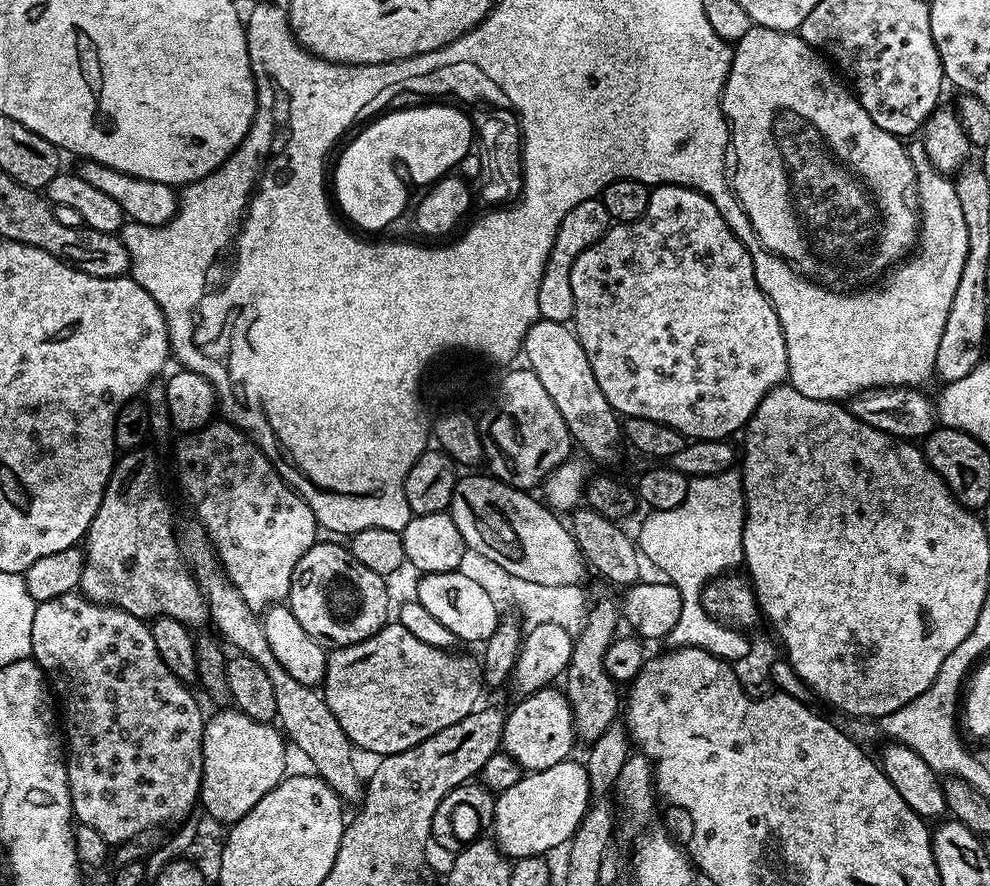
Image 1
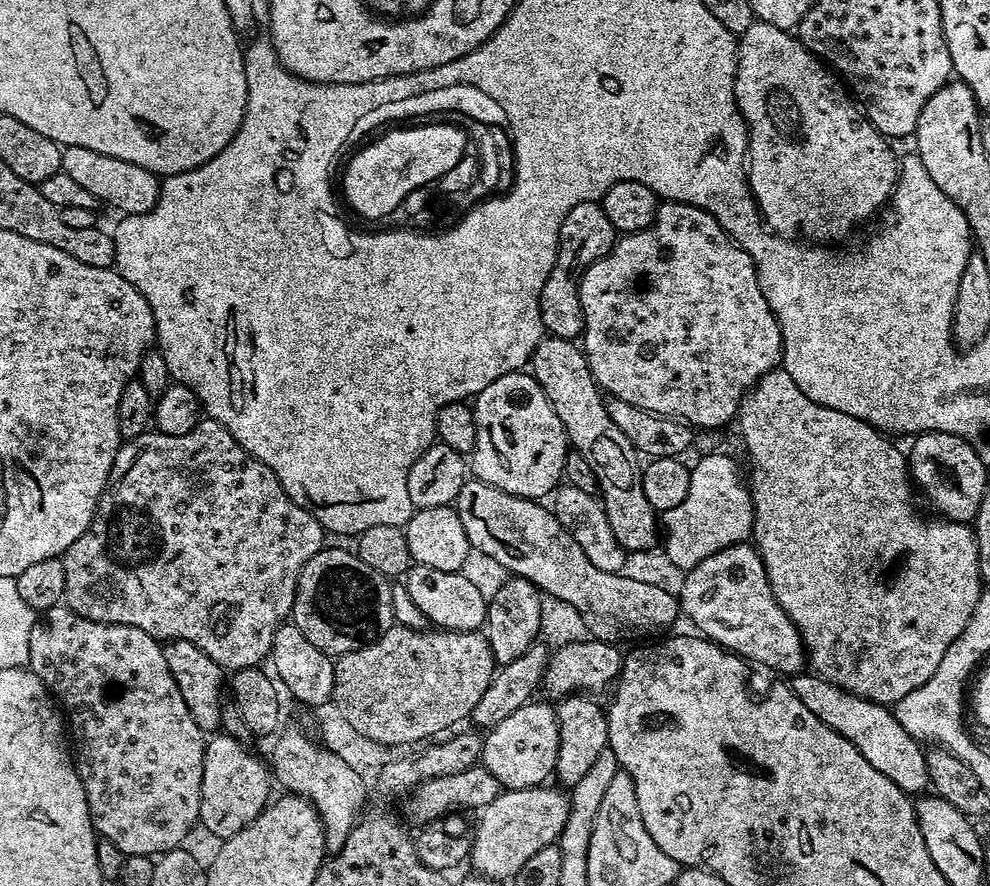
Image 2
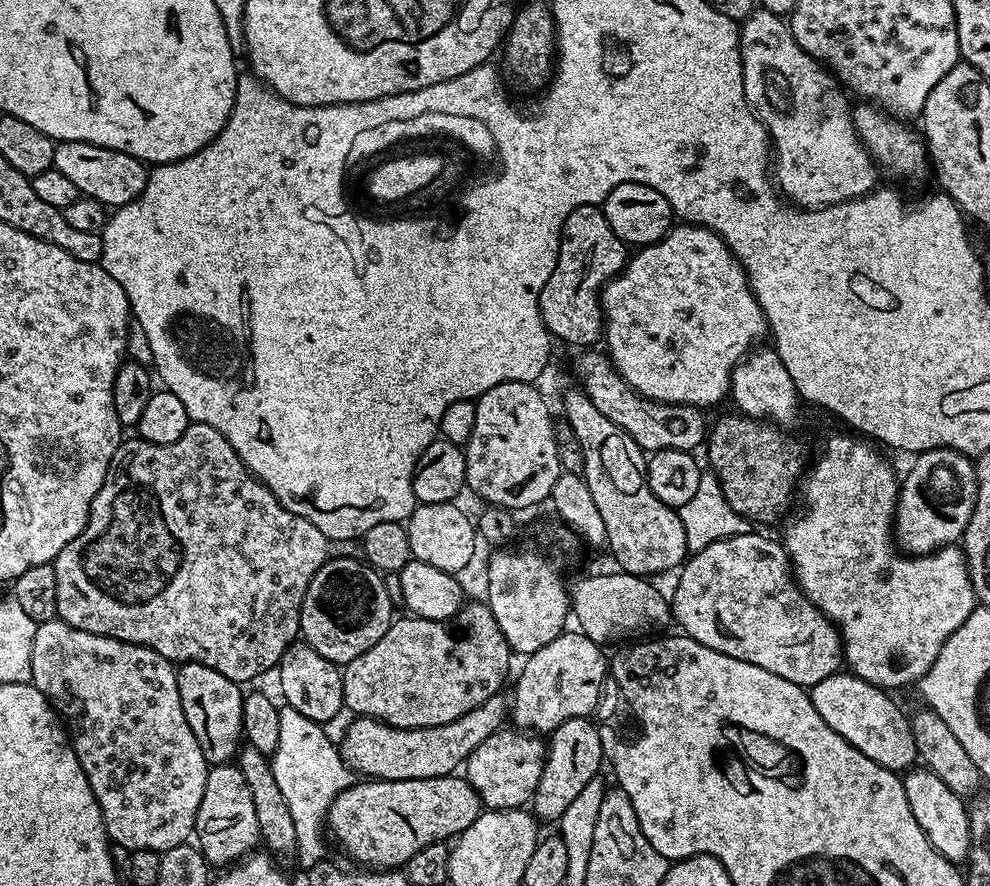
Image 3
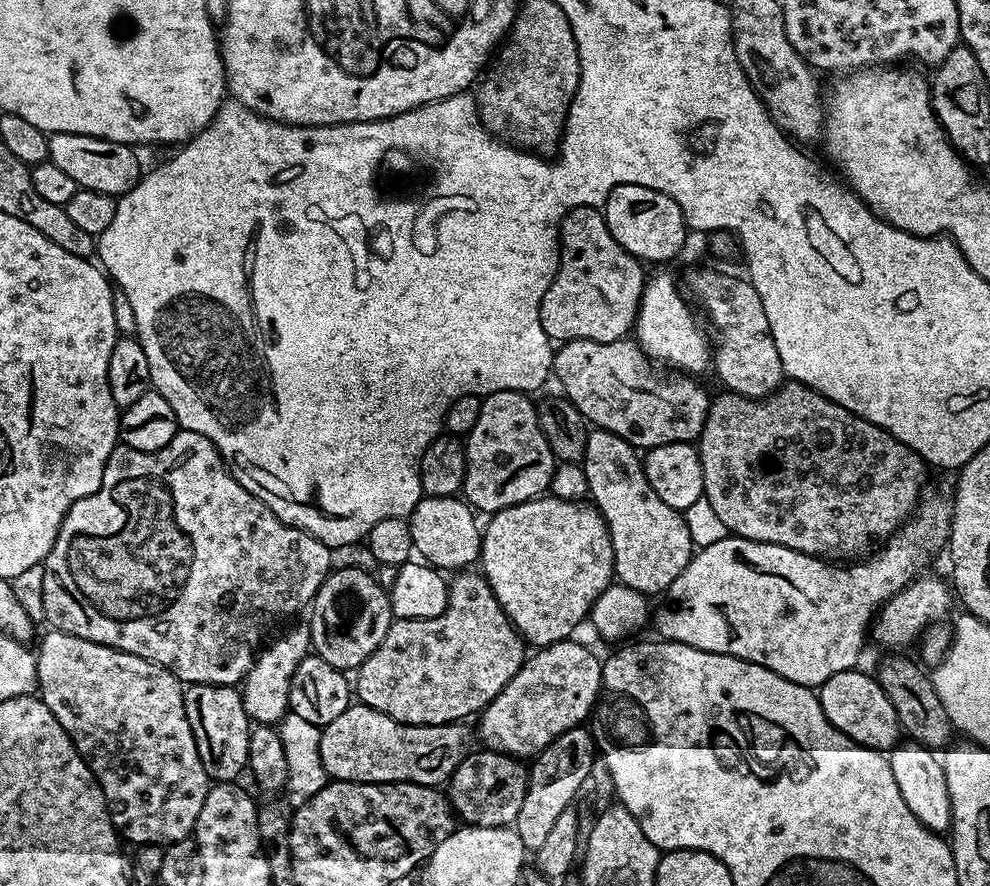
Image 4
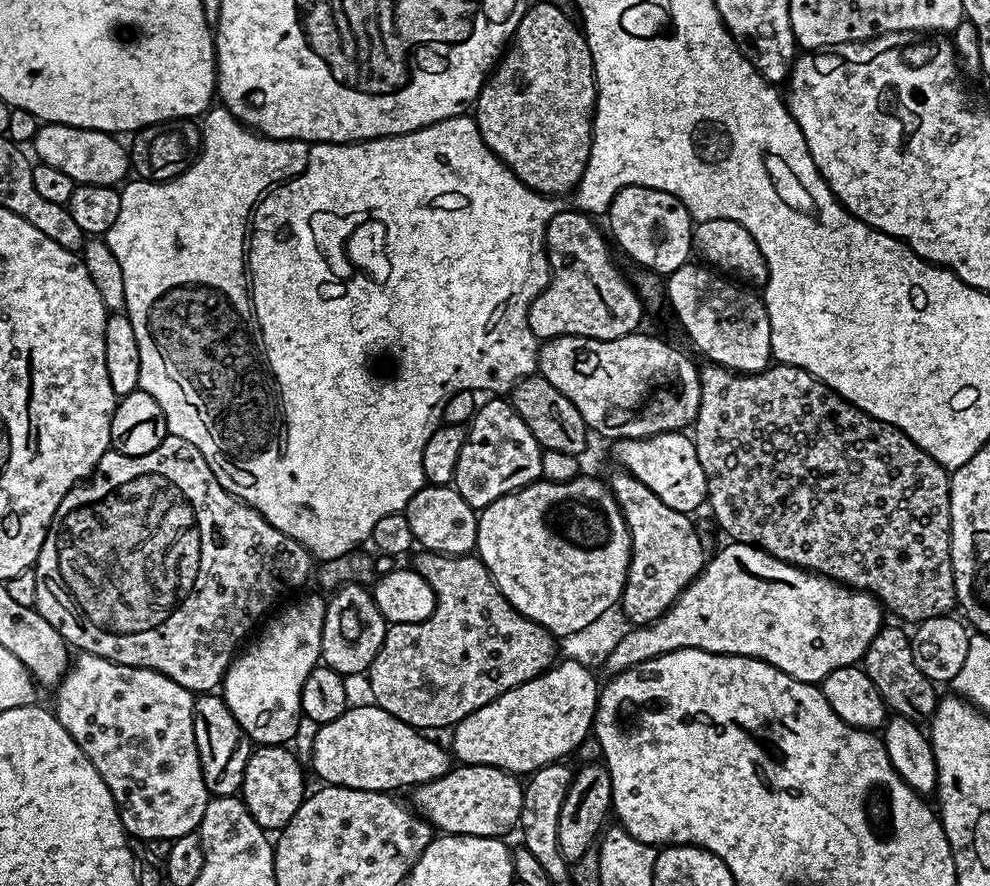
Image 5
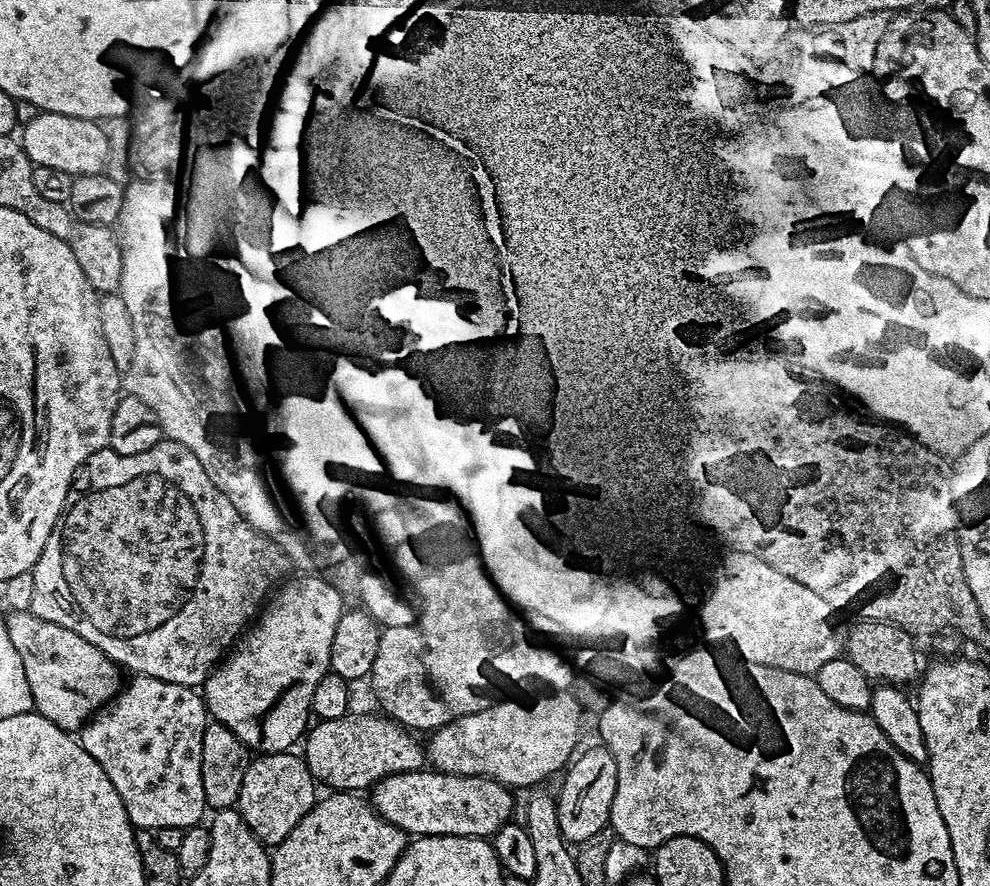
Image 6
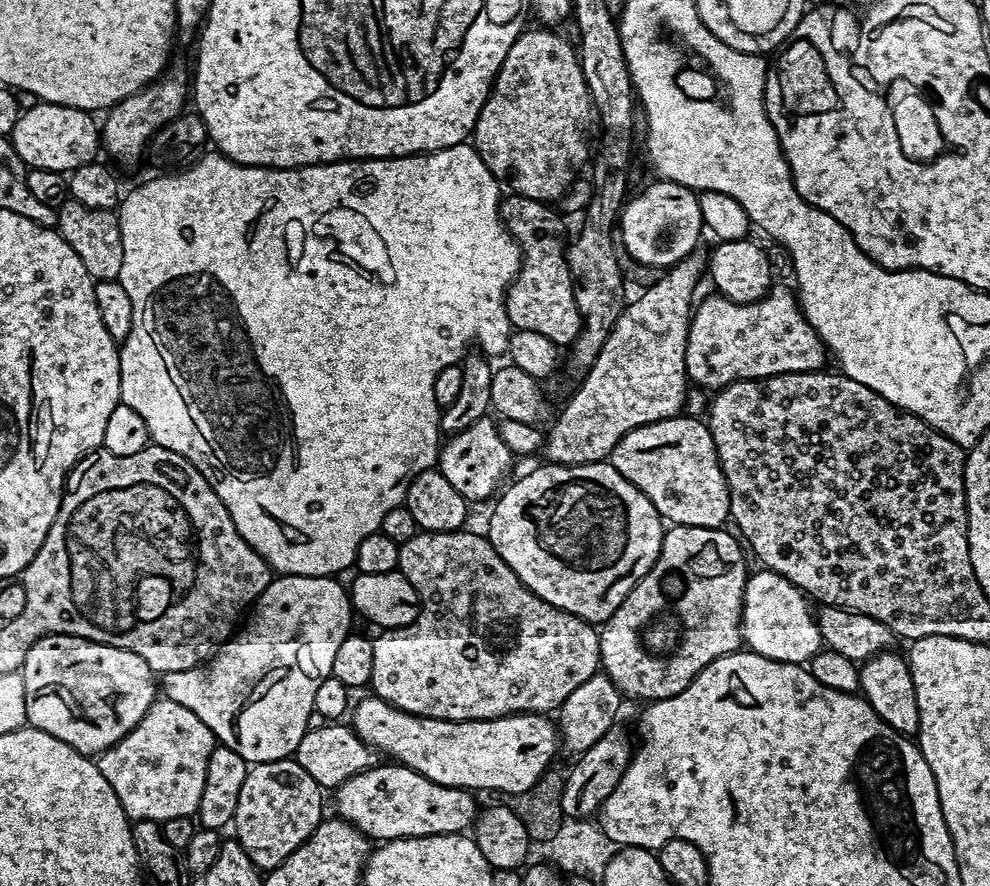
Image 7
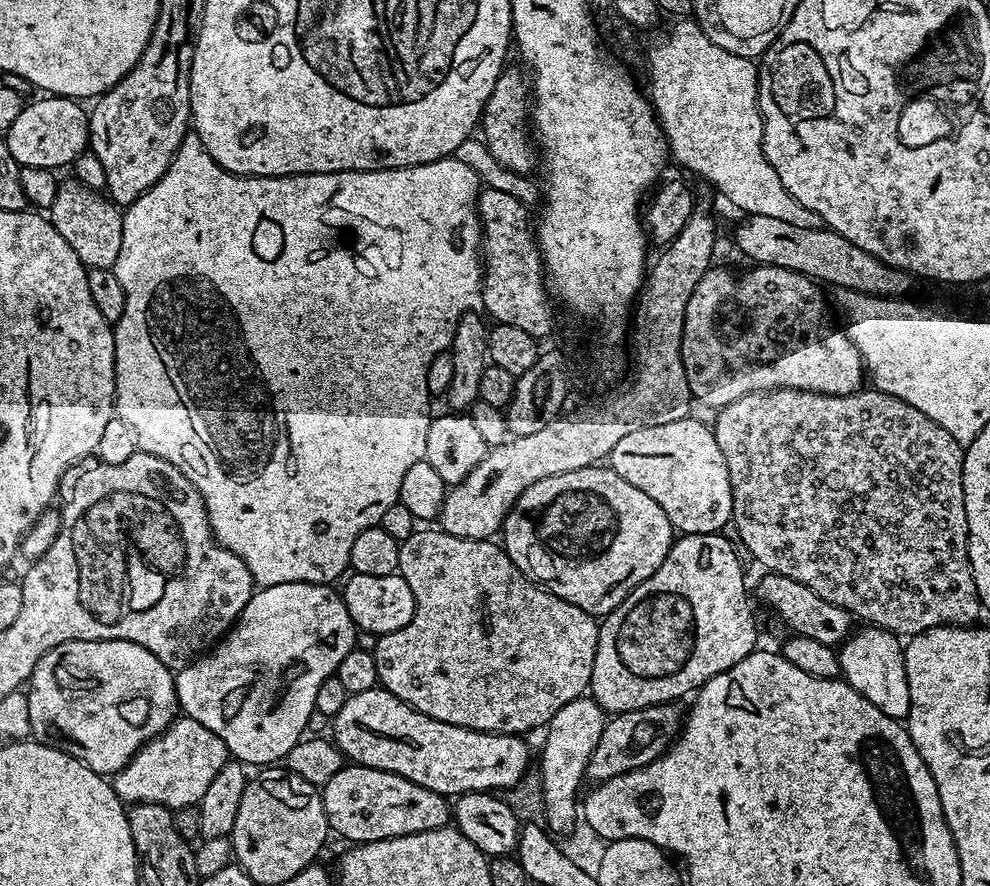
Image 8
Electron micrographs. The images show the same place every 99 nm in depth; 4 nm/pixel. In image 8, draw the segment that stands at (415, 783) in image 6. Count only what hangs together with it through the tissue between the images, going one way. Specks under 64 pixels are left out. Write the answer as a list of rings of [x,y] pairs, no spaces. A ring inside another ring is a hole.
[[[349,763],[338,770],[330,782],[322,785],[324,809],[329,829],[346,839],[353,845],[369,844],[375,840],[389,840],[395,836],[418,834],[426,830],[445,827],[450,820],[450,804],[445,797],[434,790],[426,790],[426,786],[418,786],[398,774],[390,774],[386,770],[374,770],[370,766]]]

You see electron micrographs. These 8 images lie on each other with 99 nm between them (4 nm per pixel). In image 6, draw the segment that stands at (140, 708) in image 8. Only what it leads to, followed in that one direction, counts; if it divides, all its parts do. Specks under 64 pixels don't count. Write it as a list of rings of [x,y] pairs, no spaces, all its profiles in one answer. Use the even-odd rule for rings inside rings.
[[[30,610],[9,611],[7,615],[10,642],[22,654],[22,670],[26,670],[26,682],[30,682],[33,709],[50,718],[63,732],[79,733],[94,714],[116,699],[122,688],[121,669],[74,630],[46,622]]]

